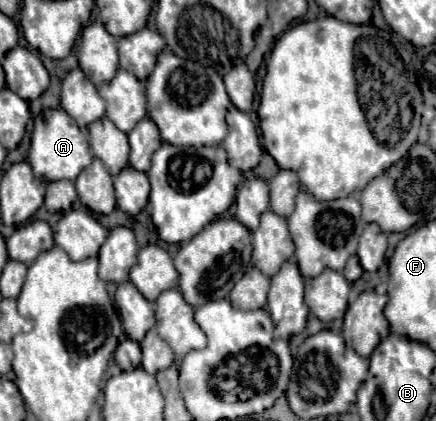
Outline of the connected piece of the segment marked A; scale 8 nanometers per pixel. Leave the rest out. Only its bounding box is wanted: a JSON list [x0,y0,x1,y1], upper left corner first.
[27,108,93,182]

